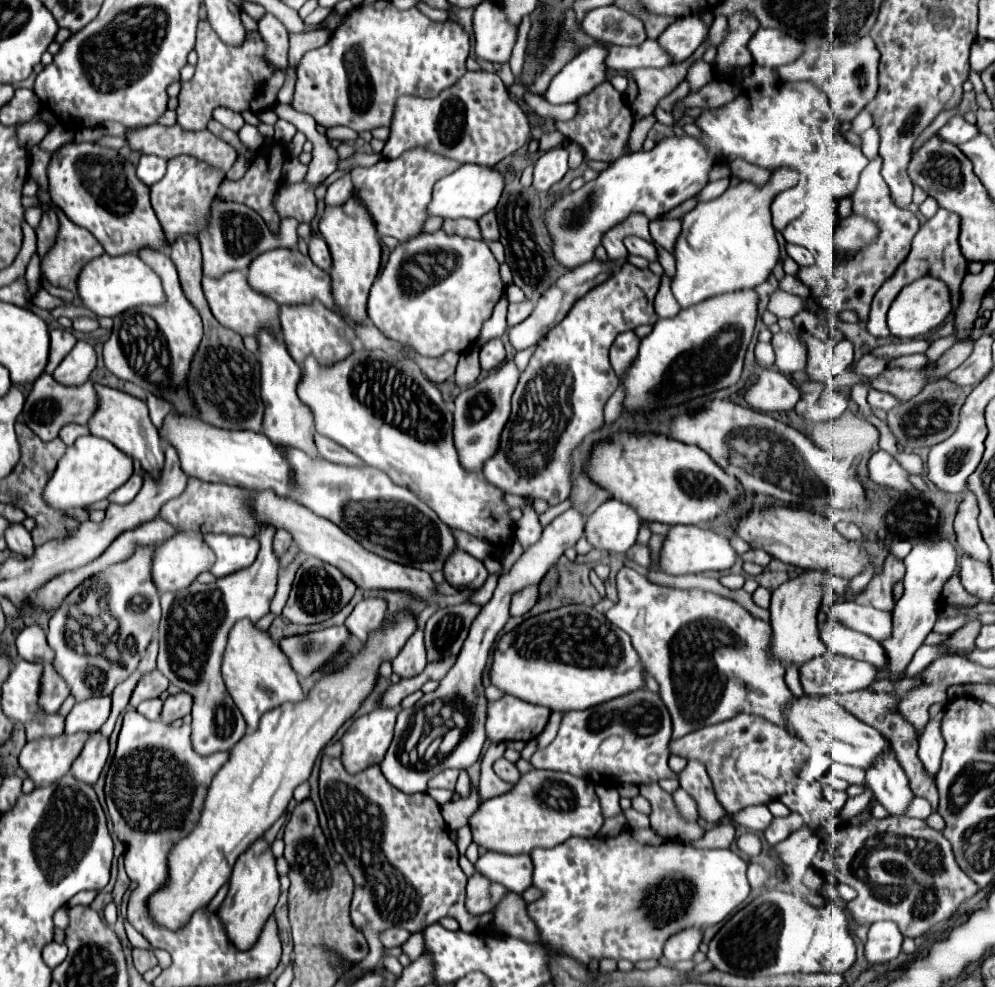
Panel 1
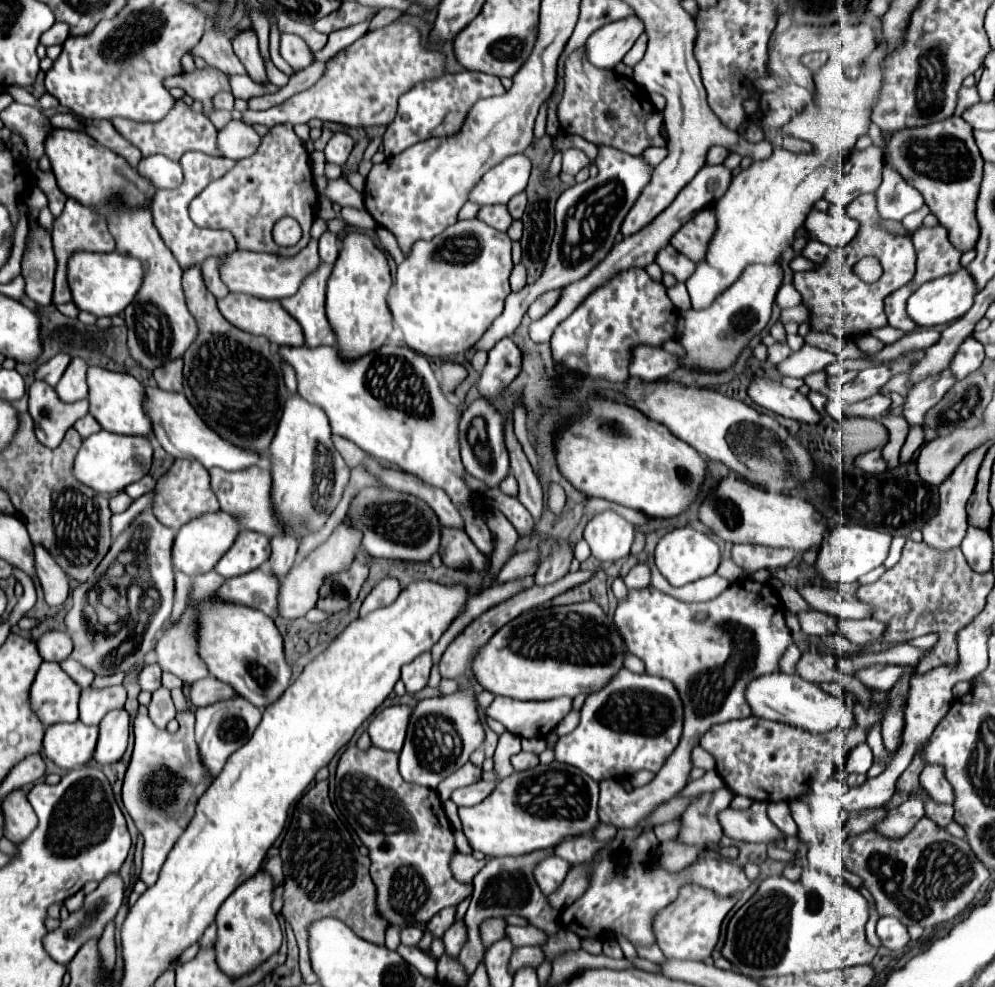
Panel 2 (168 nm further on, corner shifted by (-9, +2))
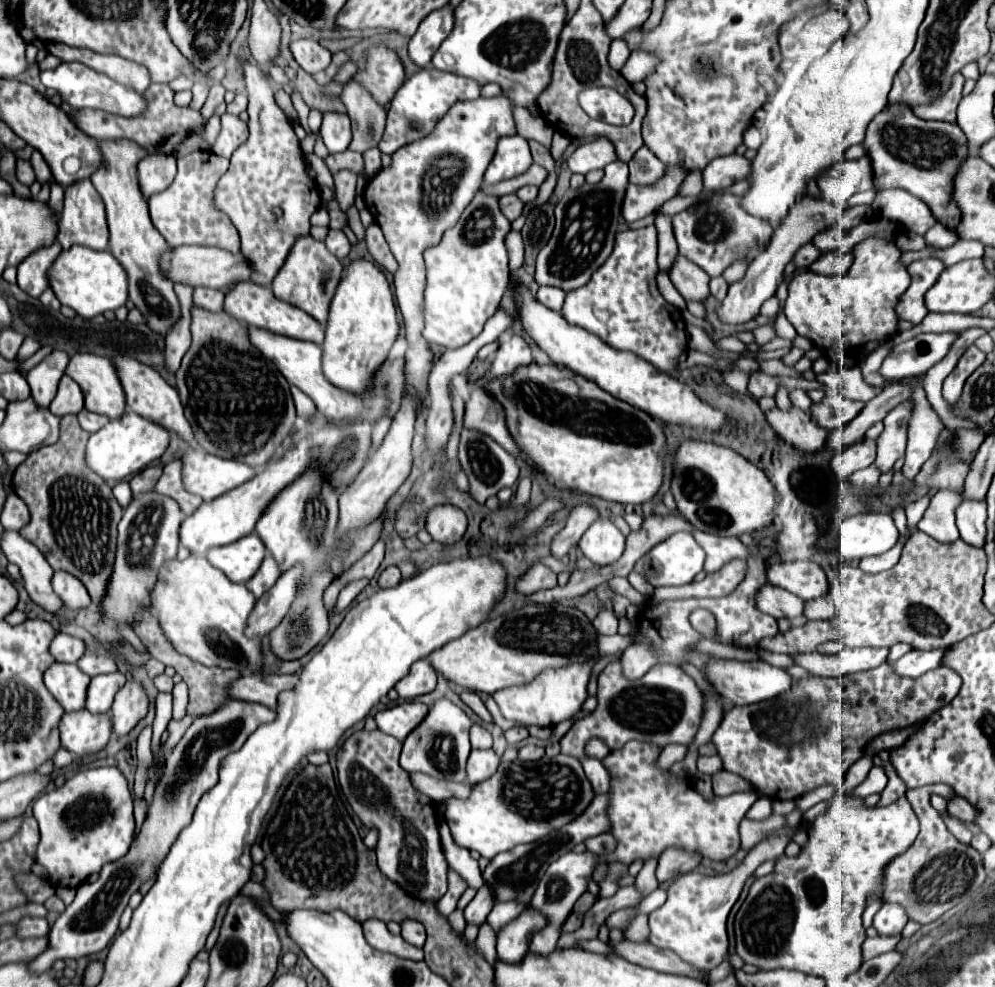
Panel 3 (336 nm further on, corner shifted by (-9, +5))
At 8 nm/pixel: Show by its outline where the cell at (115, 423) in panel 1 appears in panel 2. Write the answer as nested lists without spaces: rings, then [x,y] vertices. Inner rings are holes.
[[[89,366],[87,380],[89,380],[89,414],[103,426],[103,430],[115,434],[151,436],[151,420],[143,412],[145,390],[141,382],[137,382],[131,374],[111,372],[99,366]]]

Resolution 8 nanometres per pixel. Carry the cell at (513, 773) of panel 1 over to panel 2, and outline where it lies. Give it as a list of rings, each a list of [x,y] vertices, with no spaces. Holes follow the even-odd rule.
[[[519,752],[511,758],[511,764],[515,770],[529,770],[529,768],[535,768],[539,764],[539,758],[533,752]]]

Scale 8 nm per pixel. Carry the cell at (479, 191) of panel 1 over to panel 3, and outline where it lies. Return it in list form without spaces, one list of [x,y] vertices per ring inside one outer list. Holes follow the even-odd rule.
[[[521,135],[505,137],[501,139],[501,145],[497,145],[497,155],[485,171],[485,183],[493,185],[505,179],[513,179],[525,173],[531,167],[531,163],[533,159],[527,141]]]

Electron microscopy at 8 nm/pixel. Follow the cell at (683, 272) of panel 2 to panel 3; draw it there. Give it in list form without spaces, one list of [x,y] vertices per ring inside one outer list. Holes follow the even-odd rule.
[[[683,255],[675,257],[675,261],[669,269],[669,277],[685,299],[703,301],[710,295],[708,274]]]

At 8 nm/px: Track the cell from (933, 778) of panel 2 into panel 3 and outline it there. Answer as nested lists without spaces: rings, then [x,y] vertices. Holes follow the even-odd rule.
[[[957,793],[947,797],[947,813],[953,815],[953,817],[959,817],[959,819],[965,819],[969,823],[973,821],[973,815],[975,815],[973,807],[965,801],[965,797],[961,797]]]

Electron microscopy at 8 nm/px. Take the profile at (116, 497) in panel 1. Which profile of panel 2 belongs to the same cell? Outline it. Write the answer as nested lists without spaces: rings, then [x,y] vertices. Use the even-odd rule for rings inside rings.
[[[147,474],[147,476],[143,476],[139,482],[129,484],[129,486],[125,488],[125,492],[135,500],[135,498],[139,498],[141,494],[147,494],[147,492],[153,490],[153,488],[155,488],[155,478],[151,478],[151,476]]]

